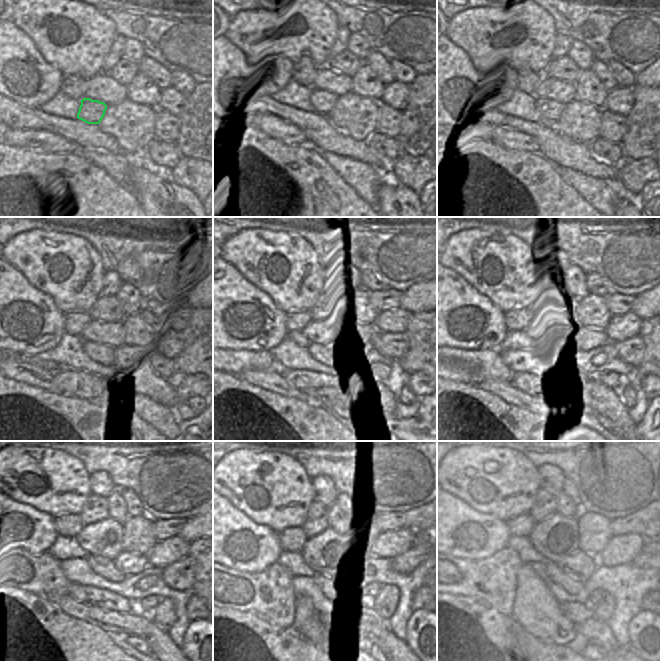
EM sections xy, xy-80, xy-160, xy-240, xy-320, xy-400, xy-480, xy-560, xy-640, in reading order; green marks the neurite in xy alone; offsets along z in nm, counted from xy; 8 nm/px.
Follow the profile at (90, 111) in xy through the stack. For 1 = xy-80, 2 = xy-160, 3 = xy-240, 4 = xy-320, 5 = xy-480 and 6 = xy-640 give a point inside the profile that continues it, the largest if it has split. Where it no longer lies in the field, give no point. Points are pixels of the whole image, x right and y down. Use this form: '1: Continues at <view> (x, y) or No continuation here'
1: Continues at xy-80 (321, 103)
2: Continues at xy-160 (548, 112)
3: Continues at xy-240 (112, 334)
4: Continues at xy-320 (318, 332)
5: Continues at xy-480 (105, 568)
6: Continues at xy-640 (570, 585)

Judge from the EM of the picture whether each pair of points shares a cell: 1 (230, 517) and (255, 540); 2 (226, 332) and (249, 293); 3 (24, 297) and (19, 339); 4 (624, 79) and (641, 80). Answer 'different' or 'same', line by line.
1: same
2: same
3: same
4: different

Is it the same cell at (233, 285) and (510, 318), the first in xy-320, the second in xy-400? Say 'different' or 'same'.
different

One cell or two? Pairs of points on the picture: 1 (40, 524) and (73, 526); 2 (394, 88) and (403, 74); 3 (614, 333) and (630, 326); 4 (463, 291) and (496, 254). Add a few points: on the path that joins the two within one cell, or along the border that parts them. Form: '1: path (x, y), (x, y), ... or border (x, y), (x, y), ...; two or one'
1: border (54, 518), (54, 528), (59, 535); two
2: border (393, 81), (408, 86); two
3: path (618, 329), (626, 326); one
4: border (451, 269), (462, 275), (488, 298); two

